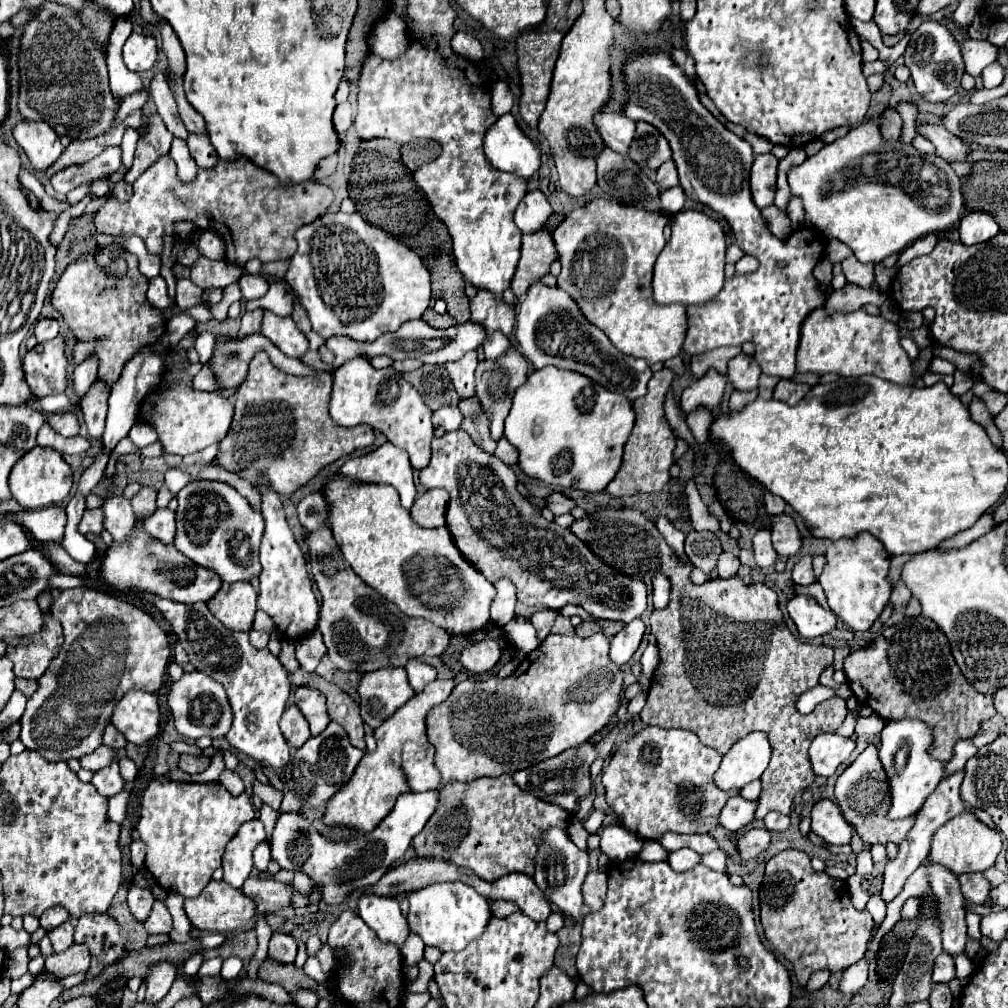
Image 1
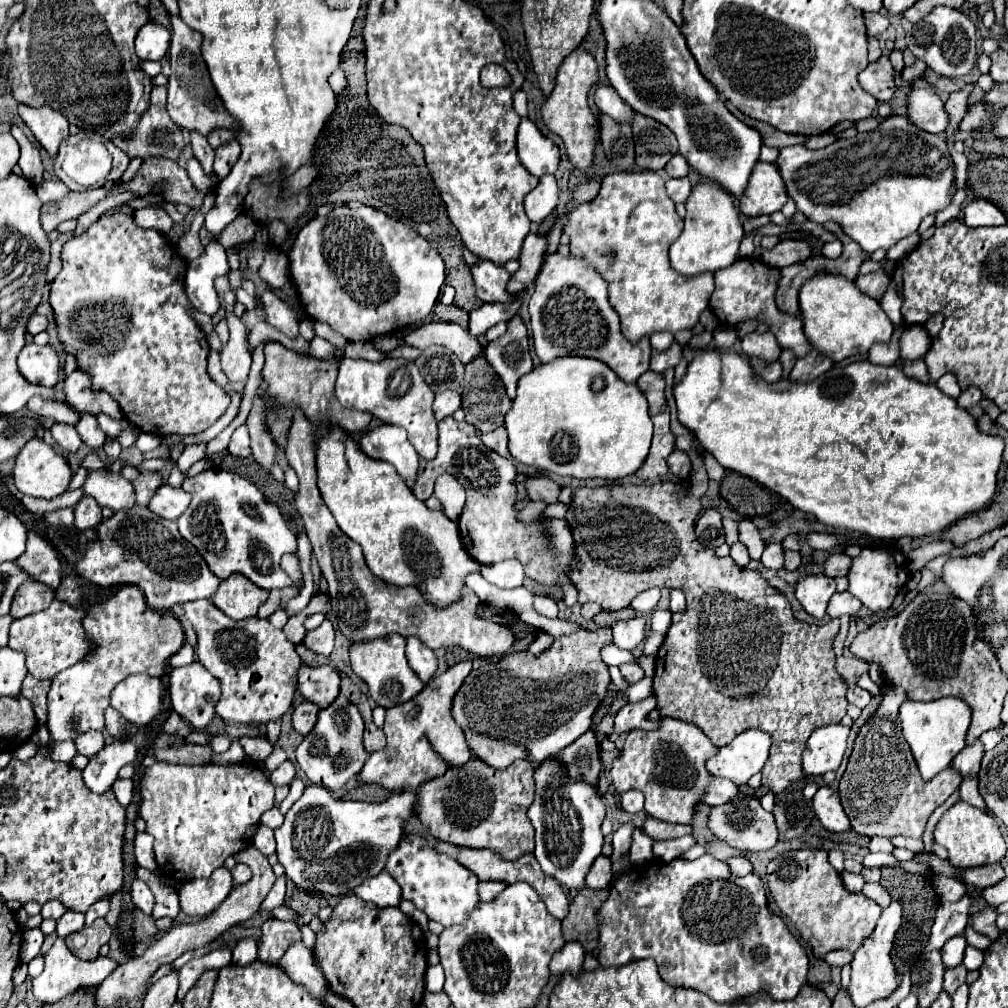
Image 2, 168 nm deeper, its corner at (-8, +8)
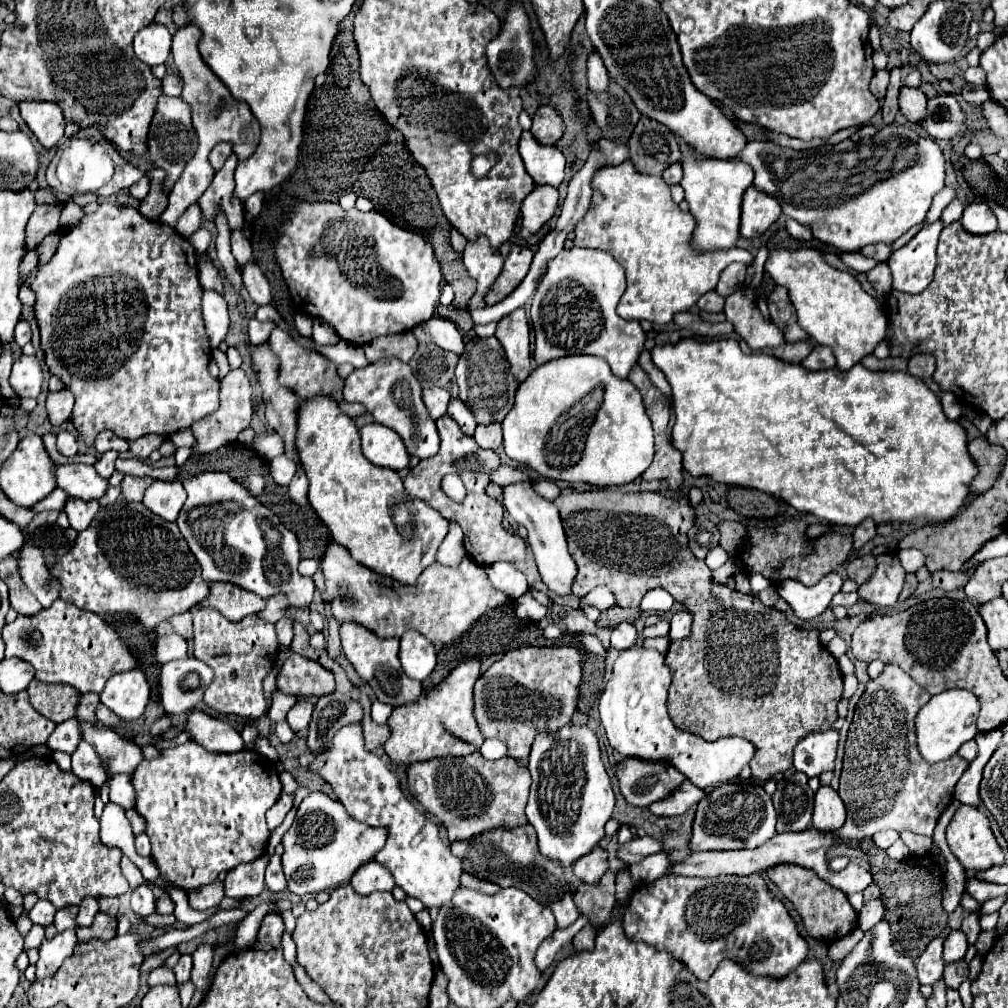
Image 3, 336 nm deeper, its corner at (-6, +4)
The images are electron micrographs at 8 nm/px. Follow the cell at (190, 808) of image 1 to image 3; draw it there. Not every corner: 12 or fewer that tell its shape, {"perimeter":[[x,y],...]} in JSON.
{"perimeter":[[196,741],[132,775],[152,861],[184,891],[258,859],[282,793],[256,751]]}

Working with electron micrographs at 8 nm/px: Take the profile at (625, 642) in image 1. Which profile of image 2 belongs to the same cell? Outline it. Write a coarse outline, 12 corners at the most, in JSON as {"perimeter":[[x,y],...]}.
{"perimeter":[[644,619],[612,625],[614,643],[632,651],[644,639]]}

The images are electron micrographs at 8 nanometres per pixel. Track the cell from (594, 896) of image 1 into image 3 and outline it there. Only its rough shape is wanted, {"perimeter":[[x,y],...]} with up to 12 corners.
{"perimeter":[[596,847],[576,861],[574,875],[596,883],[608,871],[608,853]]}

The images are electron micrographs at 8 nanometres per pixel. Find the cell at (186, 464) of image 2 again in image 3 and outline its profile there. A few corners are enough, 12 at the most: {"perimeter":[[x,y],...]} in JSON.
{"perimeter":[[244,369],[220,381],[220,409],[194,423],[190,455],[234,443],[252,419]]}

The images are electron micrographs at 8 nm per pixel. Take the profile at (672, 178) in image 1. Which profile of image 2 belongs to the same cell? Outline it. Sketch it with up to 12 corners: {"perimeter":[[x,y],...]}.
{"perimeter":[[674,155],[664,171],[668,177],[686,177],[688,163]]}

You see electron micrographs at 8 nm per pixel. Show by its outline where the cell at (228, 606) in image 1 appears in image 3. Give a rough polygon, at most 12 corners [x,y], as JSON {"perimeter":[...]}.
{"perimeter":[[212,583],[200,603],[240,621],[264,599],[230,583]]}

